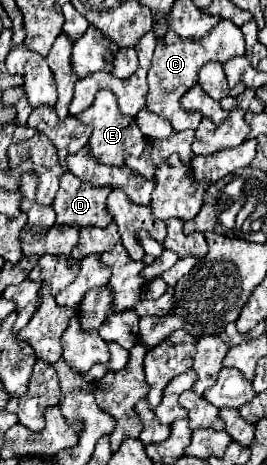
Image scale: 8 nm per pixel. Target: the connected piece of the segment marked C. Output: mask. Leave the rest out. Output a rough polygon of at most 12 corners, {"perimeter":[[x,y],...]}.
{"perimeter":[[220,20],[204,38],[168,32],[148,72],[146,108],[176,132],[202,114],[180,106],[206,62],[244,56],[244,34]]}

